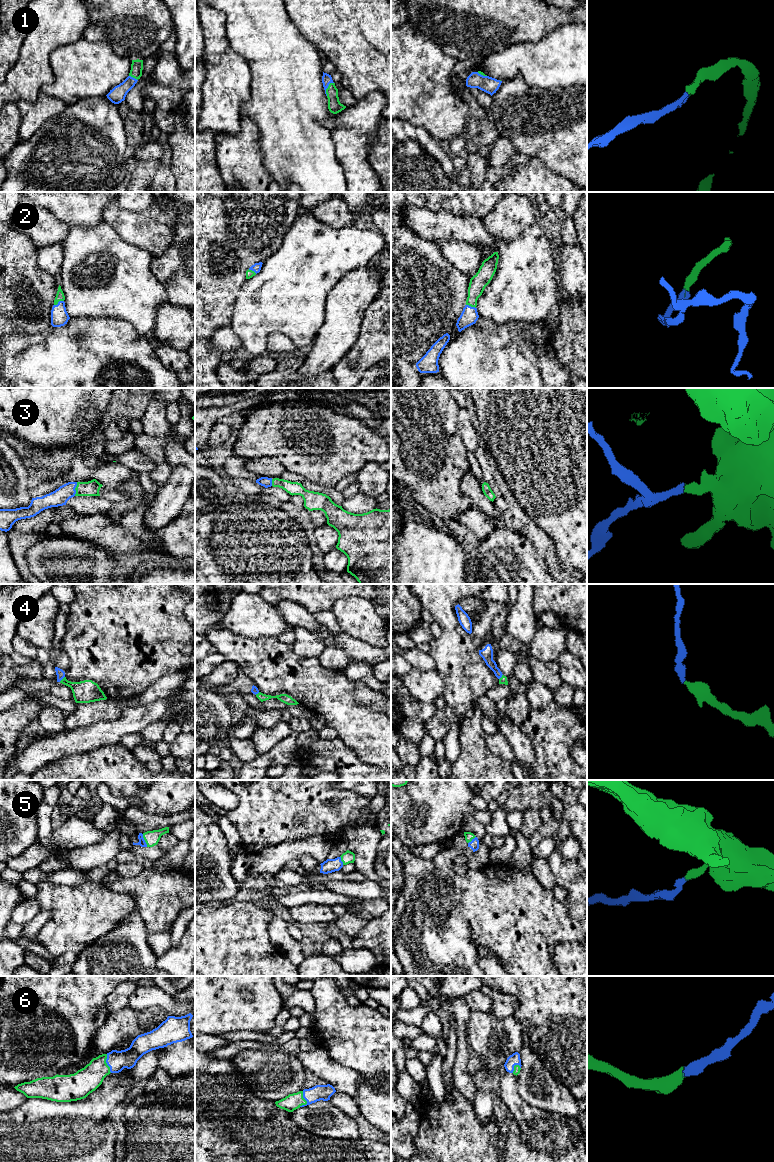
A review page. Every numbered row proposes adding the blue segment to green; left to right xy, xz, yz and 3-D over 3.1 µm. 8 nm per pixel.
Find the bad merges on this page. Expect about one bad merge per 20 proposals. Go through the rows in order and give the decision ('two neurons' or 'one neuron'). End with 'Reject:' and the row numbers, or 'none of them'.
1: one neuron
2: one neuron
3: one neuron
4: one neuron
5: one neuron
6: one neuron
Reject: none of them

